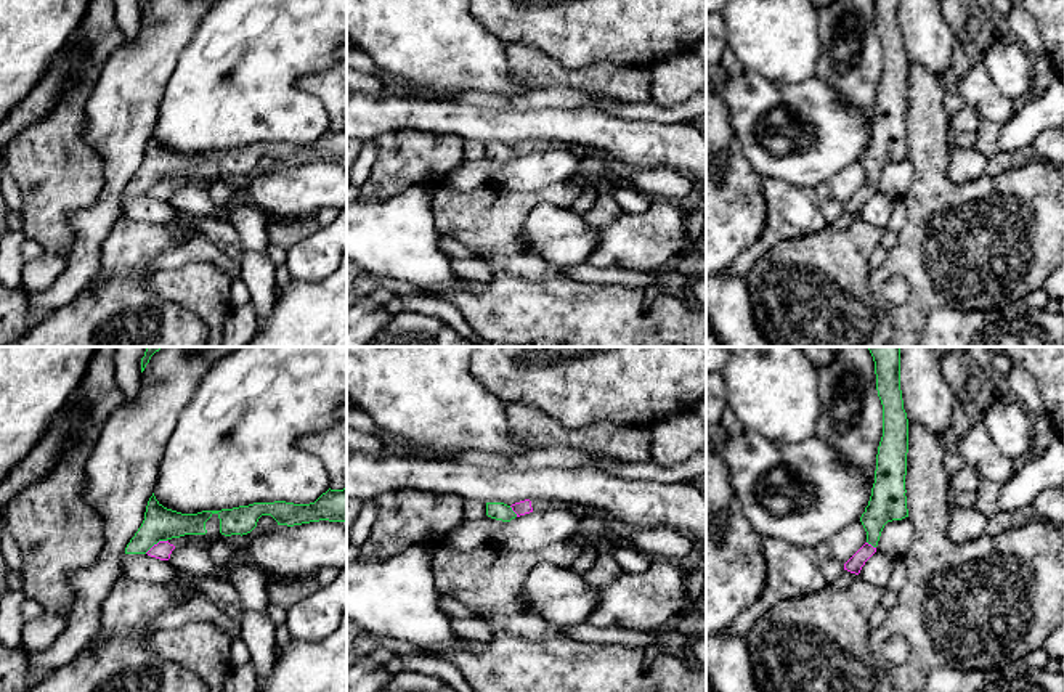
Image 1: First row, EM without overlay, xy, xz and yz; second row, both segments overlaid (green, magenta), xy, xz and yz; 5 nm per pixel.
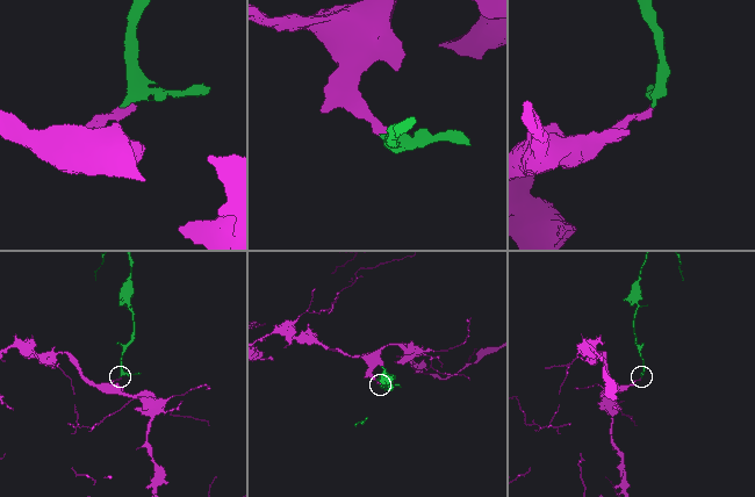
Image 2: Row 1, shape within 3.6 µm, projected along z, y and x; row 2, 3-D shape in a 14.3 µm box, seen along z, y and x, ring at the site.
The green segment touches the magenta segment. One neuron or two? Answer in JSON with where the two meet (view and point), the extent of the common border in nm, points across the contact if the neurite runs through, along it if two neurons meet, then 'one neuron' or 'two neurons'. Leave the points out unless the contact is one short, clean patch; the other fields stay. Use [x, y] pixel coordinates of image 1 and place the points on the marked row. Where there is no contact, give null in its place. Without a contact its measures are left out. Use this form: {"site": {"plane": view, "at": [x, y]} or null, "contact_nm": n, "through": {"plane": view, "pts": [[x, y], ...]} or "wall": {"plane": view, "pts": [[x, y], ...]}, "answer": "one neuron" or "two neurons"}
{"site": {"plane": "xy", "at": [154, 543]}, "contact_nm": 130, "through": {"plane": "xy", "pts": [[161, 524], [154, 530], [154, 543], [162, 549]]}, "answer": "one neuron"}

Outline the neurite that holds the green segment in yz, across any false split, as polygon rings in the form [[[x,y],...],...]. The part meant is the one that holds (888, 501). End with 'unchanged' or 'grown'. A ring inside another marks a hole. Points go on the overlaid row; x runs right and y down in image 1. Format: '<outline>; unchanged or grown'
[[[867,348],[875,361],[876,390],[883,405],[883,437],[876,454],[871,496],[860,517],[867,543],[844,564],[844,570],[855,575],[876,552],[884,525],[908,517],[905,496],[908,419],[900,390],[900,348]]]; grown

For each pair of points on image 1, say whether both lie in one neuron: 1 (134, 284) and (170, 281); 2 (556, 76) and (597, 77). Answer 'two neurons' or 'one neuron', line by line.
1: two neurons
2: one neuron

